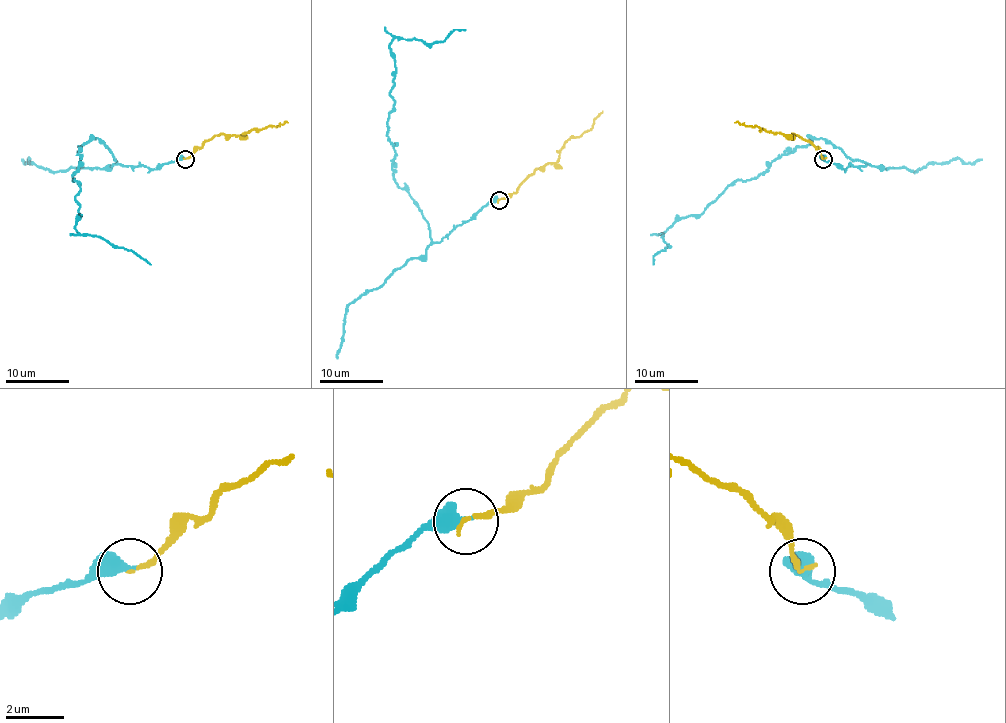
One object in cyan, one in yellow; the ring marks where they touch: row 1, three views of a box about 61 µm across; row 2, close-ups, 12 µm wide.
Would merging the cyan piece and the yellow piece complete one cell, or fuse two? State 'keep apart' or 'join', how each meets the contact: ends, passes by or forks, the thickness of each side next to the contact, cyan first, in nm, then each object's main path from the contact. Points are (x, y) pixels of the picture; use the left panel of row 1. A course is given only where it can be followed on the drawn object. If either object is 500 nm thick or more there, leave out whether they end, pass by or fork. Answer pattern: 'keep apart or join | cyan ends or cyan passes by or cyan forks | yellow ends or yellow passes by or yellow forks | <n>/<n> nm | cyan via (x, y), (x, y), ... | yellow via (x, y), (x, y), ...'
join | 500/180 nm | cyan via (185, 158), (155, 170), (118, 165), (98, 138), (79, 147), (76, 230), (150, 265) | yellow via (185, 158), (218, 135), (241, 135), (288, 122)

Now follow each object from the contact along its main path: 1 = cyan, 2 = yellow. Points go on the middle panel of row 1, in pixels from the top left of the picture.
1: (500, 199), (433, 242), (412, 198), (393, 177), (390, 42), (431, 44), (465, 30)
2: (500, 199), (514, 193), (533, 172), (555, 163), (561, 147), (571, 137), (579, 137), (585, 133), (603, 110)

